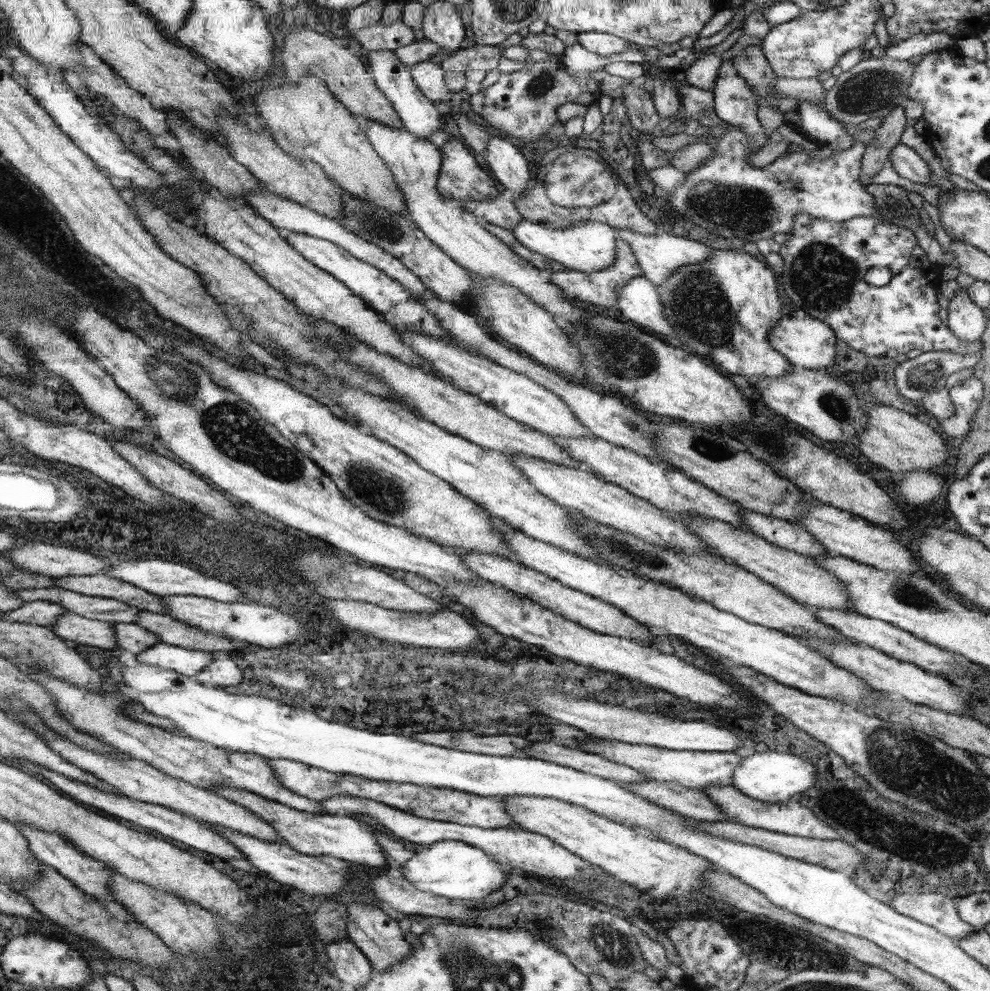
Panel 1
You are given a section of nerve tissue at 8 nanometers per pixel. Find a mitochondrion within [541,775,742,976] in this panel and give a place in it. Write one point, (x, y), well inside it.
(611, 945)

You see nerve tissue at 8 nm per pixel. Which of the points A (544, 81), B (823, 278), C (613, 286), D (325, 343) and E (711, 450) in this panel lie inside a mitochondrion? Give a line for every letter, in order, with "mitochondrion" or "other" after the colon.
A: mitochondrion
B: mitochondrion
C: other
D: mitochondrion
E: mitochondrion

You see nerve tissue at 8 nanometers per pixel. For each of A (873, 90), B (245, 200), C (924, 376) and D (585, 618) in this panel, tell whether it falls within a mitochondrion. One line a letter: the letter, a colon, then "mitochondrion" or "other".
A: mitochondrion
B: other
C: mitochondrion
D: other

